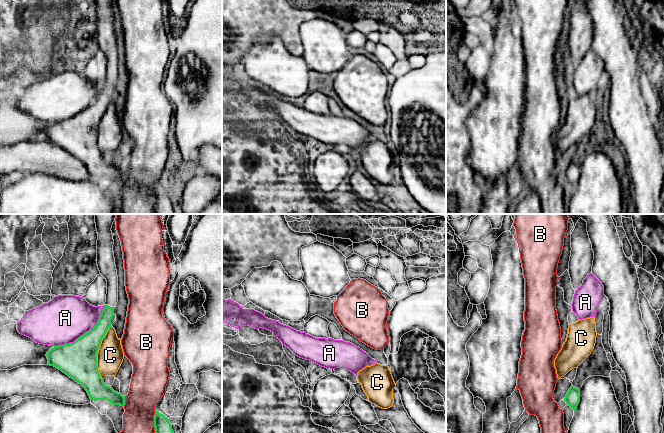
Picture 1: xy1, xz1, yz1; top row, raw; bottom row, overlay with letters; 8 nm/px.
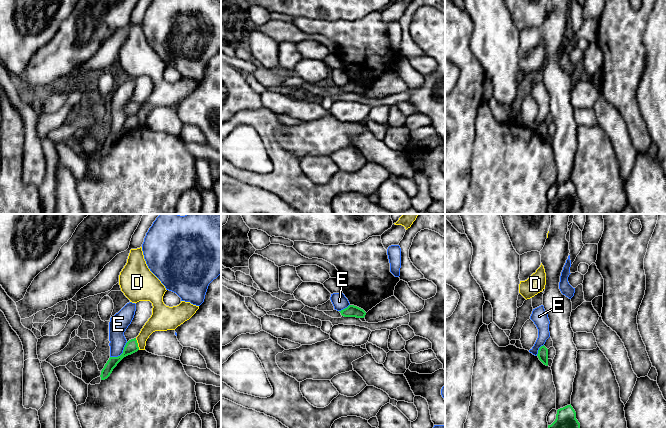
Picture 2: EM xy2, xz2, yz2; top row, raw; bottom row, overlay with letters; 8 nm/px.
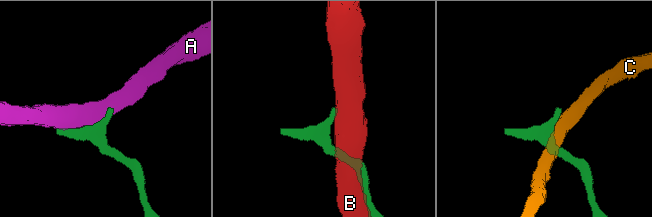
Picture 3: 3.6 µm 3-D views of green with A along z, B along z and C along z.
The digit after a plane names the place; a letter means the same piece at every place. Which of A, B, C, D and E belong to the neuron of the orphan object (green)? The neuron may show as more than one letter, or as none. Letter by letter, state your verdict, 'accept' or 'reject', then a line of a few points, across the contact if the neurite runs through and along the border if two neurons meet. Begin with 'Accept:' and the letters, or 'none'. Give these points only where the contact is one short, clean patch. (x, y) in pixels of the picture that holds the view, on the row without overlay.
Accept: none
A: reject
B: reject
C: reject; line xy1 (111, 102), (102, 115), (97, 129), (97, 146), (102, 155)
D: reject; line xy2 (135, 114), (139, 125)
E: reject; line xy2 (127, 118), (119, 131), (110, 133)

